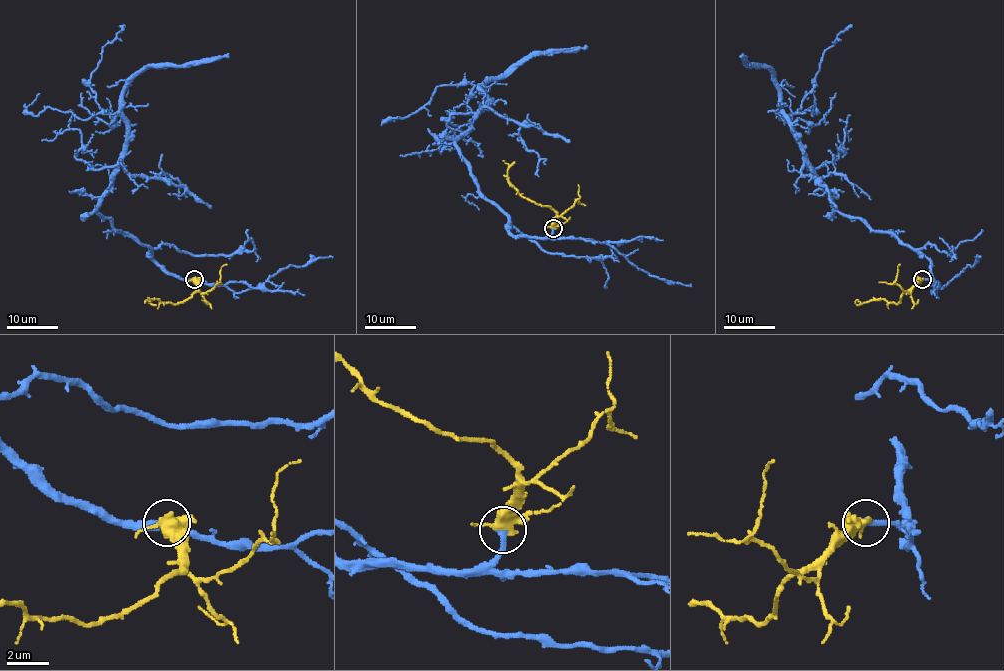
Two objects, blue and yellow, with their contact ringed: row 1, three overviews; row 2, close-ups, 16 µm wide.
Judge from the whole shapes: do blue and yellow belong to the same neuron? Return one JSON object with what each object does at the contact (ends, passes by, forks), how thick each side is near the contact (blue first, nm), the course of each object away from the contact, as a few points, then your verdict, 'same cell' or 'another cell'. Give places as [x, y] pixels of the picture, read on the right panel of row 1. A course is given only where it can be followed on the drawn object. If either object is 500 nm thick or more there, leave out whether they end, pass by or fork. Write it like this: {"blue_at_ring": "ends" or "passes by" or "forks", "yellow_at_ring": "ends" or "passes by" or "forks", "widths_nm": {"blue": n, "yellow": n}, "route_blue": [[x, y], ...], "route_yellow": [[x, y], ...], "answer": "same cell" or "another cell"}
{"blue_at_ring": "ends", "yellow_at_ring": "forks", "widths_nm": {"blue": 280, "yellow": 400}, "route_blue": [[922, 279], [933, 278], [925, 257], [838, 211], [780, 115], [786, 122], [800, 108], [822, 54], [851, 25]], "route_yellow": [[922, 279], [907, 290], [897, 304], [878, 299], [855, 302]], "answer": "same cell"}

